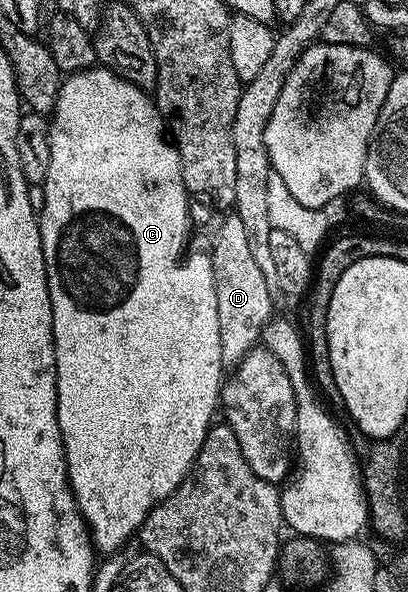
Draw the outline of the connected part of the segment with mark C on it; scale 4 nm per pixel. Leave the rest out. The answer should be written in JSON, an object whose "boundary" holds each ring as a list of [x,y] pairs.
{"boundary":[[[105,68],[71,73],[62,83],[49,124],[52,156],[48,156],[48,176],[41,185],[44,190],[44,208],[38,214],[38,227],[44,248],[48,292],[52,300],[58,423],[70,489],[74,492],[78,510],[86,527],[90,529],[90,540],[95,551],[99,555],[109,556],[121,550],[141,531],[152,508],[156,508],[165,498],[172,496],[172,492],[176,492],[178,485],[186,478],[186,473],[194,466],[196,456],[206,439],[206,432],[215,421],[214,410],[216,414],[224,381],[220,320],[216,316],[216,284],[210,261],[197,262],[190,258],[187,262],[182,262],[186,241],[192,235],[192,202],[186,192],[178,147],[168,137],[167,123],[159,112],[155,99],[147,91],[133,86],[128,80]]]}

